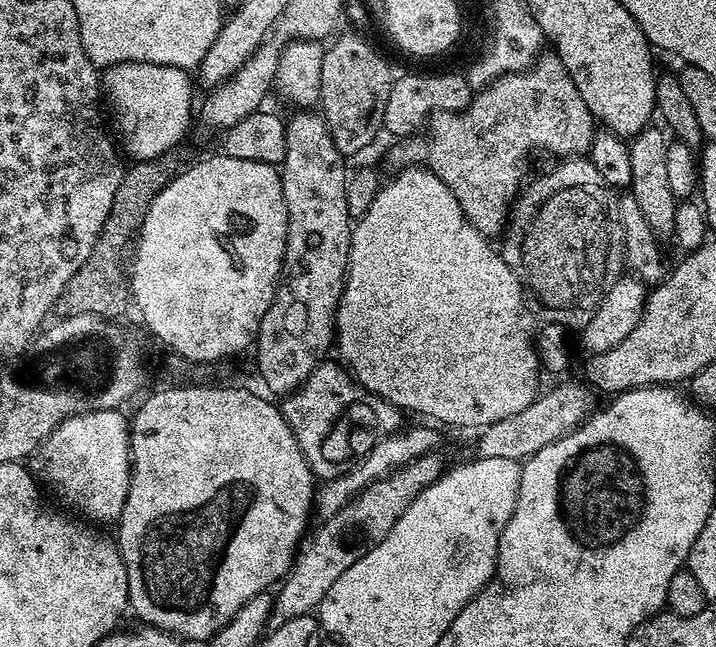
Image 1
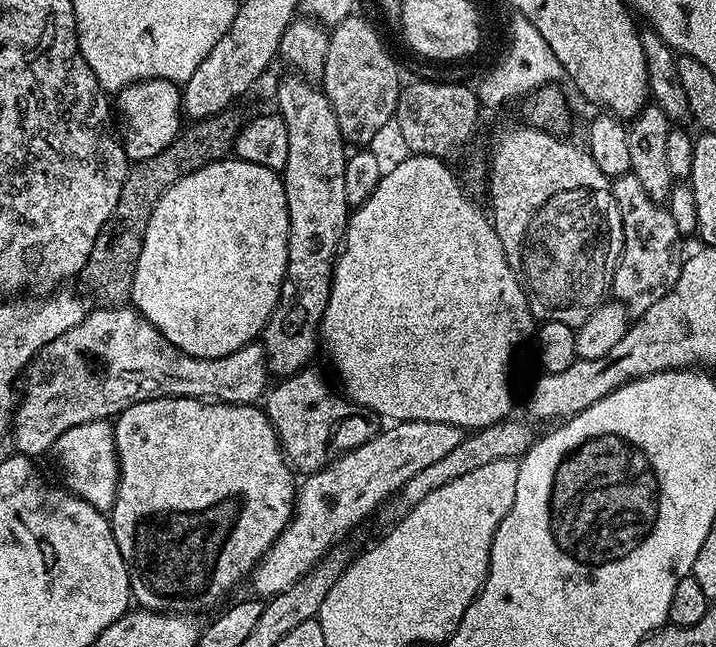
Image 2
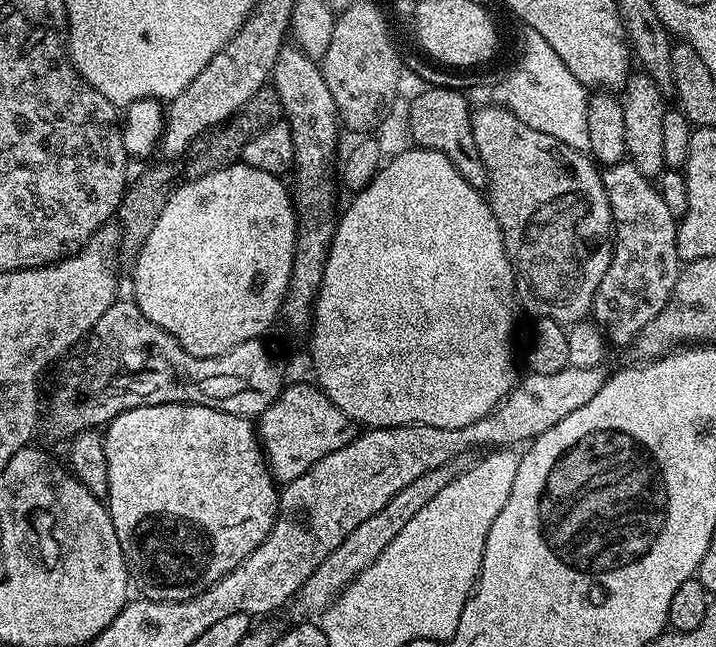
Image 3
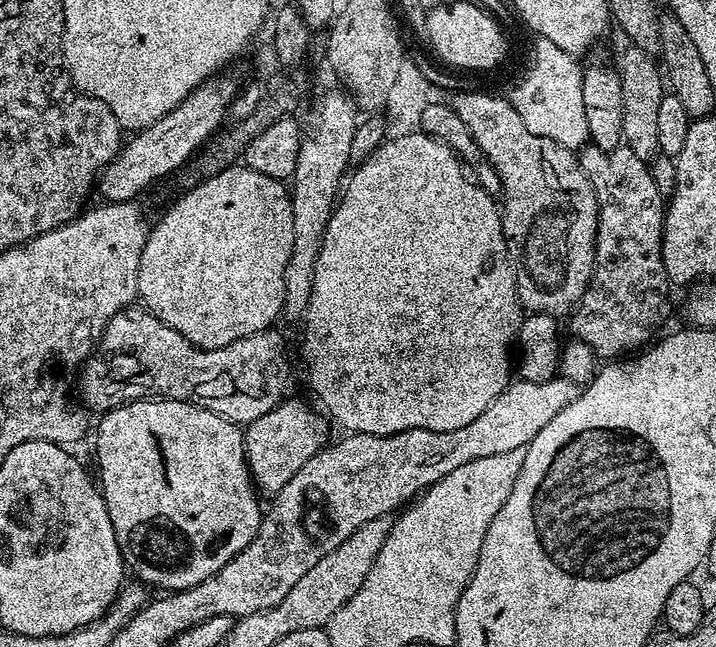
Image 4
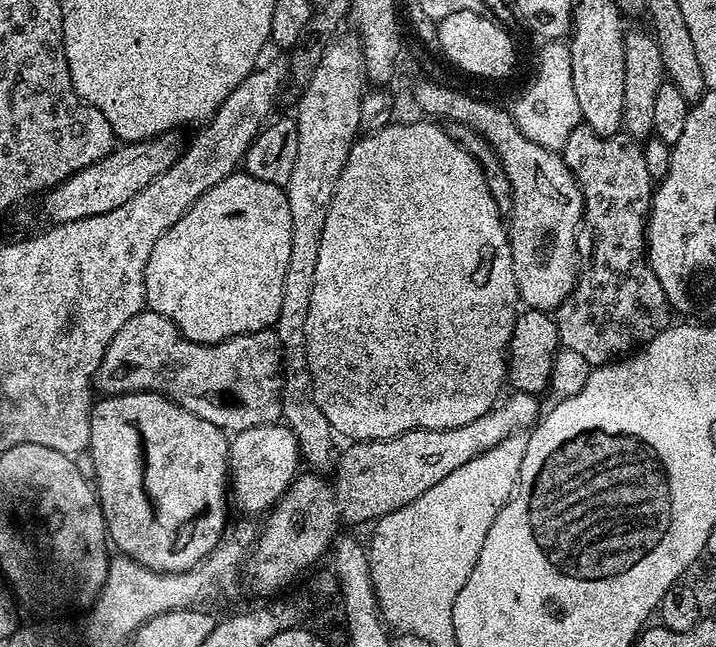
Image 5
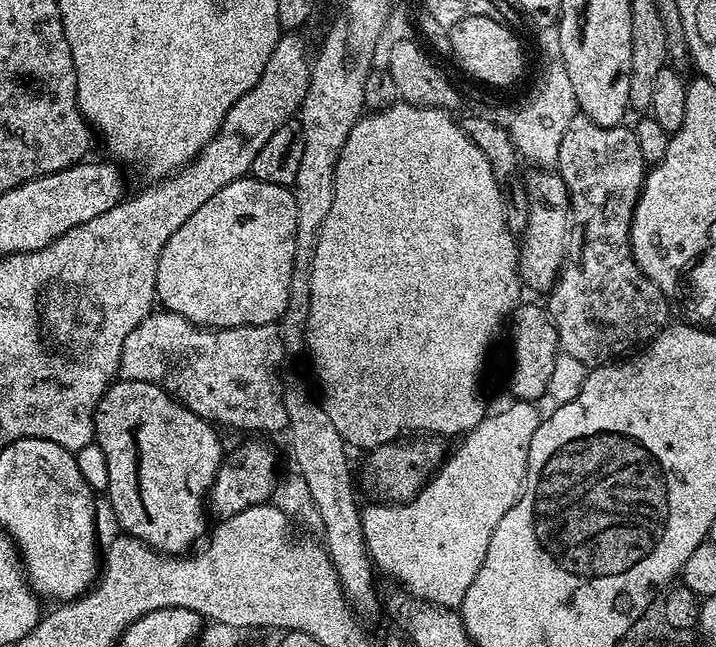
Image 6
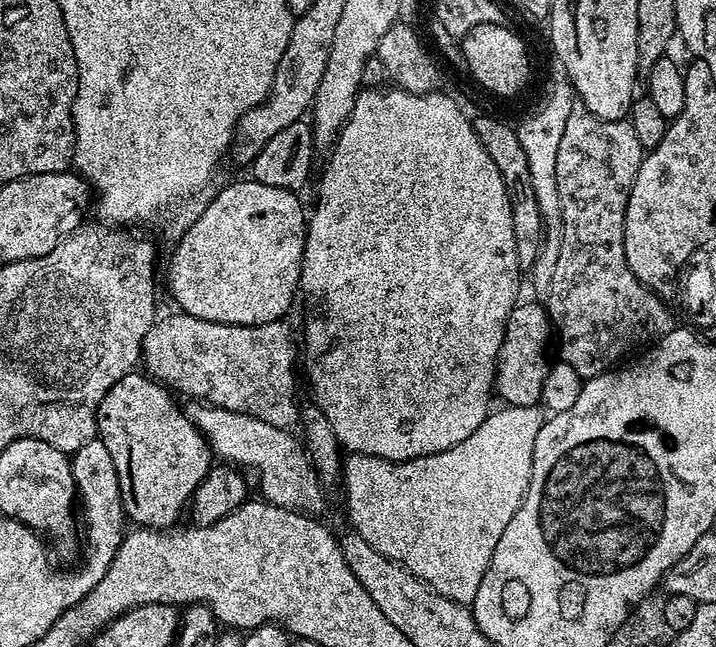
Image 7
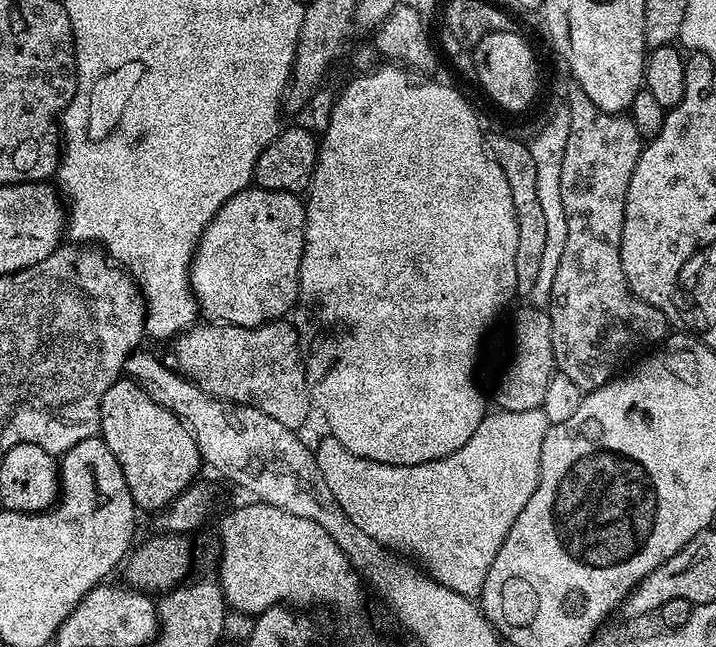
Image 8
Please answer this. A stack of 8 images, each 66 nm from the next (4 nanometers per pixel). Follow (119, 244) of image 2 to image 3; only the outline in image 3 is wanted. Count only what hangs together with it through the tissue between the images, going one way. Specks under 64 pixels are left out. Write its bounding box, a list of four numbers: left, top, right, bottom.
[118,86,284,254]

